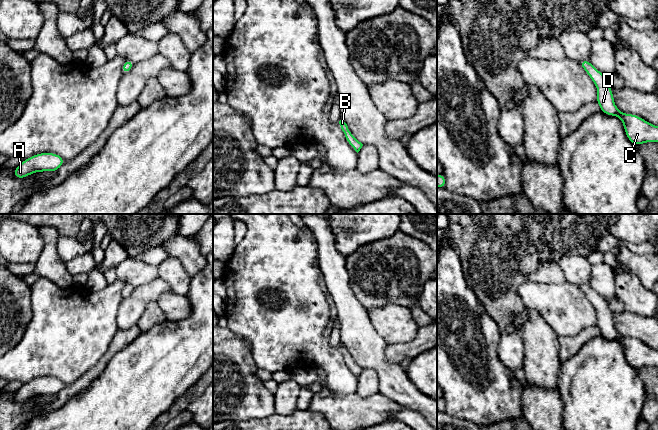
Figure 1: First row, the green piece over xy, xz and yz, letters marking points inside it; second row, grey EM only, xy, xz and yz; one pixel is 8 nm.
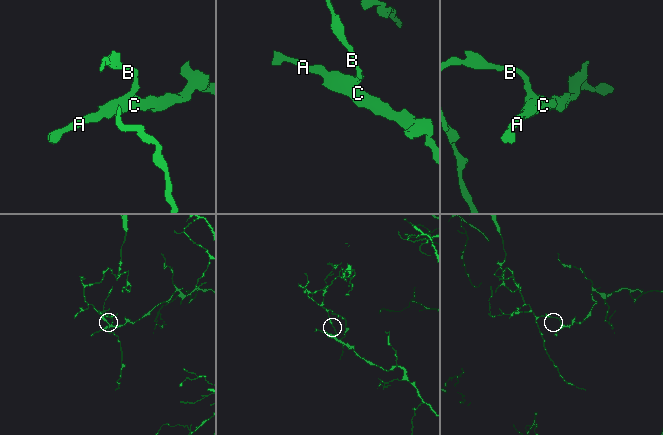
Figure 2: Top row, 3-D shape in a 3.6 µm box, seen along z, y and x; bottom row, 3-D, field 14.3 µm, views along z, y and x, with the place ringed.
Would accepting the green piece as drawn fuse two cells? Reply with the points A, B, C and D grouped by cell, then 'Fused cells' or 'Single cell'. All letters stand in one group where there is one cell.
Groups: A B C D. Single cell

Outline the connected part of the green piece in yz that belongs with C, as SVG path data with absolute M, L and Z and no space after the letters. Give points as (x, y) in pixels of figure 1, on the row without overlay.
M581 284L579 287L597 311L596 326L601 335L606 339L617 340L621 343L629 365L635 370L647 366L658 367L658 350L648 347L637 339L619 335L614 327L612 313L608 306L609 302L598 295L589 284Z

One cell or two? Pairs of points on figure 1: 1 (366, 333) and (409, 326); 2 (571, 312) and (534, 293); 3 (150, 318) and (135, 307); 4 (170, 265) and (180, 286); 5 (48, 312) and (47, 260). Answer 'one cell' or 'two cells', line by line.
1: two cells
2: one cell
3: two cells
4: one cell
5: two cells

